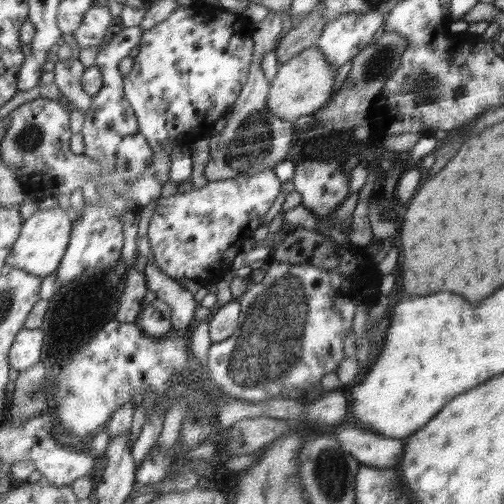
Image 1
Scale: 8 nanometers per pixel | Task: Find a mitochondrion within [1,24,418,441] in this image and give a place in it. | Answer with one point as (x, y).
(269, 348)

